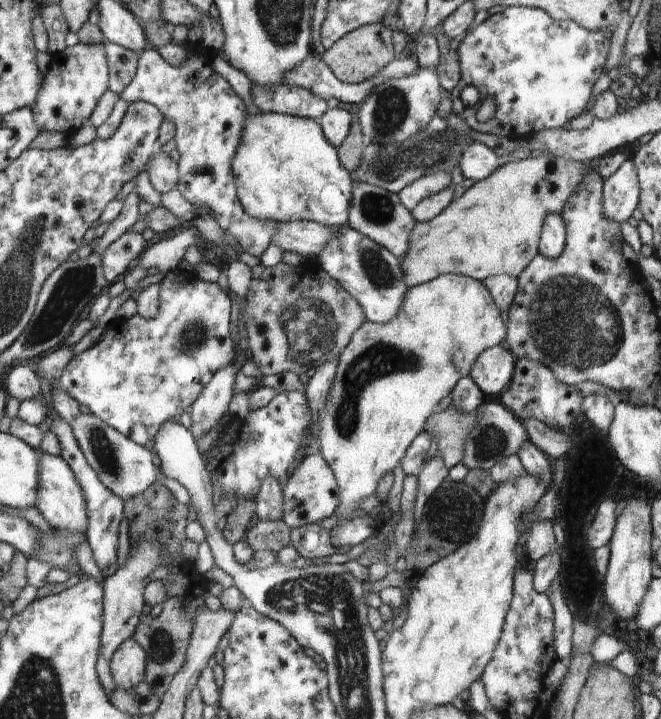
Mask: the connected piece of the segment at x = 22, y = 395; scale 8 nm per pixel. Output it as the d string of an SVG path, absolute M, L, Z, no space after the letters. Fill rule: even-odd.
M32 362L18 363L7 373L9 395L20 401L27 399L42 399L41 386Z

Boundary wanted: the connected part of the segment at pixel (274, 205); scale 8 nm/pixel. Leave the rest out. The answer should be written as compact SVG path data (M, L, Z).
M262 113L245 121L243 140L232 164L237 190L248 215L260 220L272 219L282 224L311 221L328 227L349 225L353 204L351 172L343 166L338 148L323 134L322 124L313 119L292 117L281 113Z

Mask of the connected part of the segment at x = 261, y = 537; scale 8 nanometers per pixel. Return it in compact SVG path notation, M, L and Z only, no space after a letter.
M260 520L256 526L252 526L245 542L252 546L253 550L267 549L278 553L283 547L291 545L290 531L283 520Z

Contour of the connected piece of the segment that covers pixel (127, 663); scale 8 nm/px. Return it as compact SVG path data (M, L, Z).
M127 639L111 659L111 674L115 684L126 691L146 677L147 652L135 639Z

